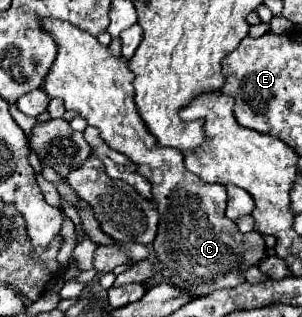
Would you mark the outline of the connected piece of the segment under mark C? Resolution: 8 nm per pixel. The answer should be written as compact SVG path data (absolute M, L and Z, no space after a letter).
M45 20L43 26L59 46L57 60L53 62L53 68L45 78L43 90L51 98L61 98L67 110L77 110L87 120L89 126L97 126L101 130L101 138L113 150L125 154L137 166L137 174L145 176L151 182L153 200L157 202L157 210L161 214L159 232L153 242L153 254L157 258L157 268L163 280L167 284L173 284L175 288L185 288L185 292L189 292L193 300L201 296L209 296L209 292L217 288L231 288L231 284L243 284L247 268L259 266L261 260L267 256L267 250L265 250L263 236L259 232L241 234L237 230L237 224L225 216L225 200L227 200L225 186L203 184L199 176L185 170L183 154L177 148L161 148L157 144L157 138L145 128L145 122L141 120L137 106L133 104L133 72L129 70L123 58L111 56L107 46L99 44L95 36L89 36L87 32L79 30L69 22Z

